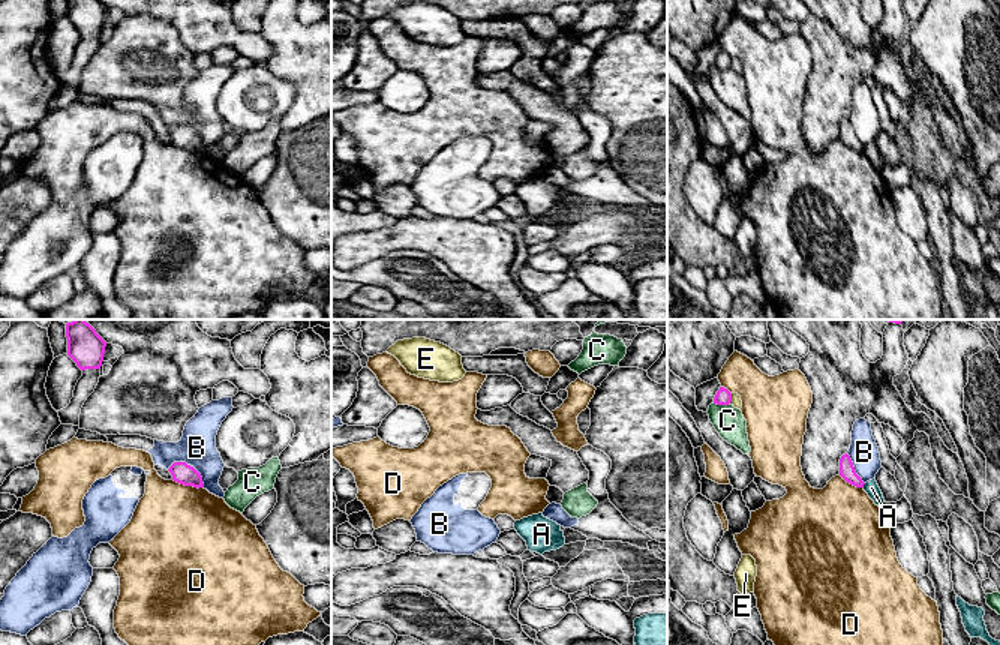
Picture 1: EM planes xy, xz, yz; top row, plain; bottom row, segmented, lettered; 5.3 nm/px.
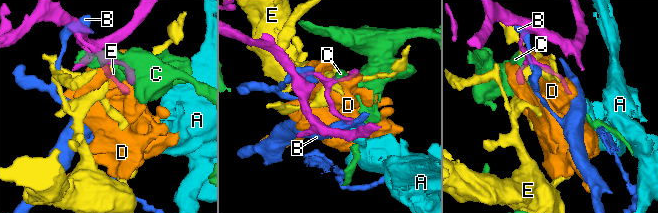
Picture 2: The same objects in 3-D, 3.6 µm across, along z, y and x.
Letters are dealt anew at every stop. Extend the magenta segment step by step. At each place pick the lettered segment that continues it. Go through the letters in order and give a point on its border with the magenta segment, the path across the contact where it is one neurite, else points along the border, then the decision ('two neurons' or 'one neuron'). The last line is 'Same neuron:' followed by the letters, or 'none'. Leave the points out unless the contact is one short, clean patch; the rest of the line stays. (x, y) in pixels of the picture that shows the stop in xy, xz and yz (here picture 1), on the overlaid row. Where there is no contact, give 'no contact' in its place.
A: yz (864, 483) | along yz (865, 483), (862, 486) | two neurons
B: xy (189, 465) | two neurons
C: yz (721, 404) | two neurons
D: xy (188, 485) | two neurons
E: yz (730, 398) | two neurons
Same neuron: none

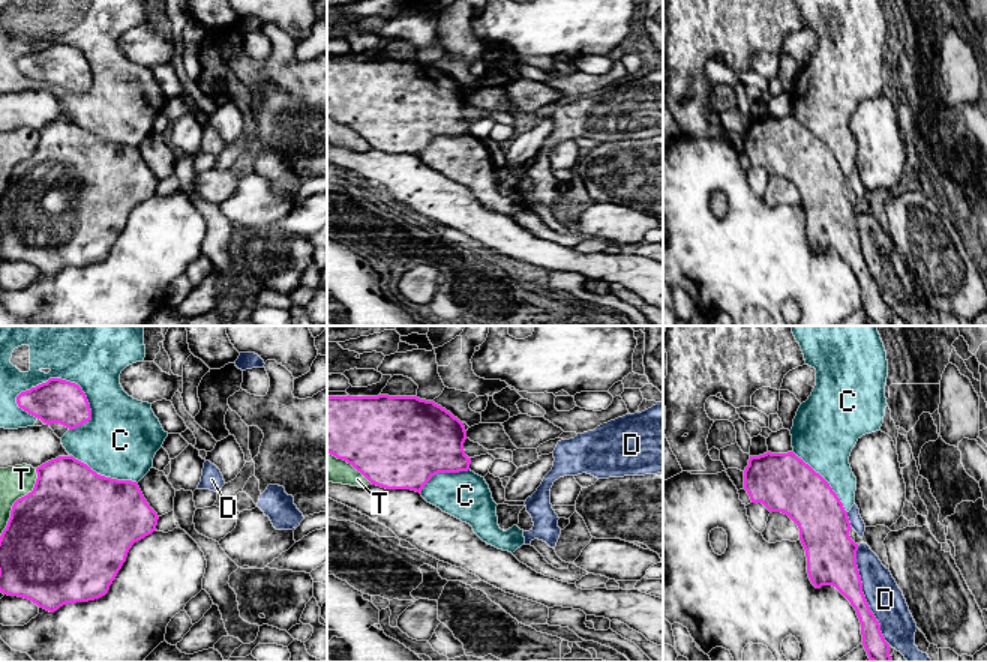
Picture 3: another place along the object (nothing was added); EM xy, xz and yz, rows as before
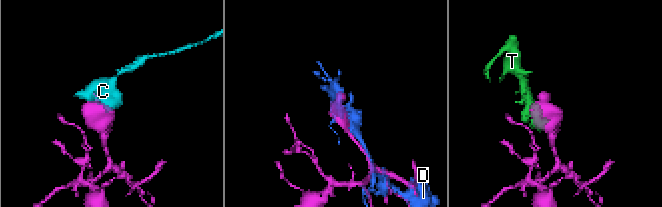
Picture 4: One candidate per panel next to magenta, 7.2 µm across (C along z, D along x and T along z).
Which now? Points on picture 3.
C: xy (60, 379) | two neurons
D: yz (863, 595) | two neurons
T: xy (17, 500) | two neurons
Same neuron: none

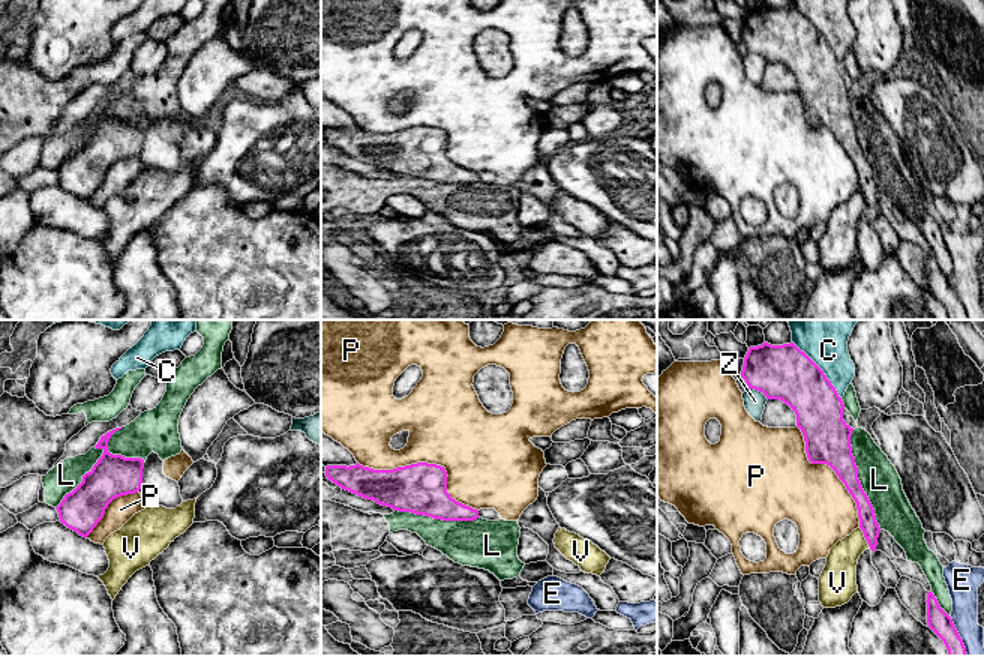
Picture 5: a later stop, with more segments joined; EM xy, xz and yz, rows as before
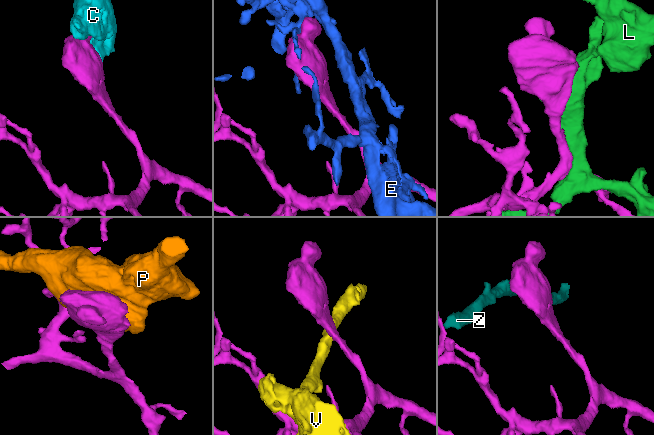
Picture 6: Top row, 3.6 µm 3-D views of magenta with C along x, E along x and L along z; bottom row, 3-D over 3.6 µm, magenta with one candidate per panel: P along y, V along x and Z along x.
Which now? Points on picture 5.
C: yz (821, 370) | two neurons
E: yz (959, 637) | two neurons
L: yz (858, 479) | two neurons
P: xz (426, 463) | two neurons
V: yz (864, 536) | two neurons
Z: yz (759, 391) | two neurons
Same neuron: none

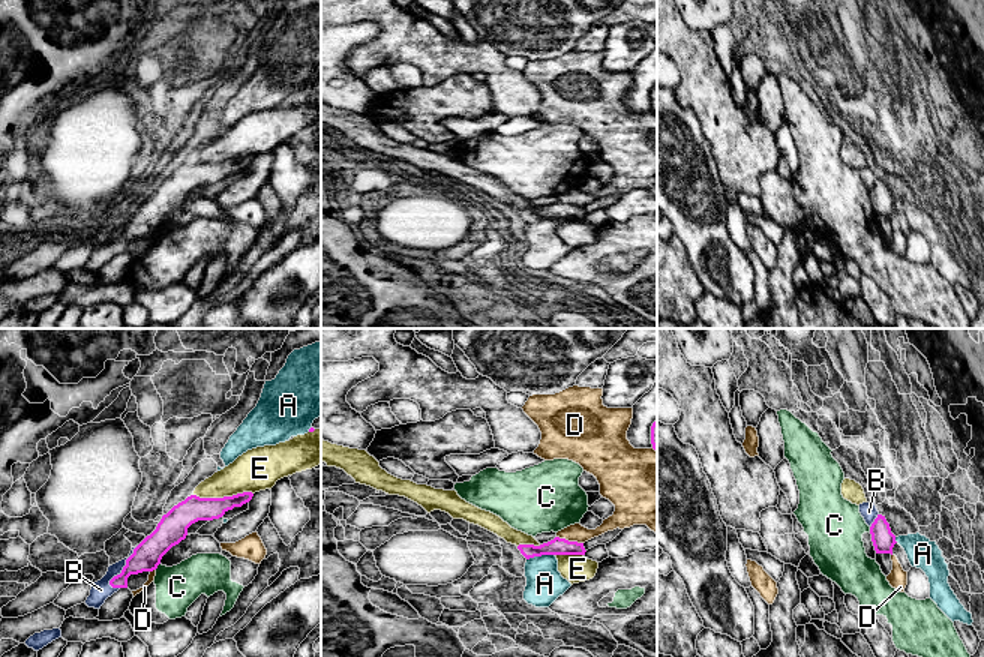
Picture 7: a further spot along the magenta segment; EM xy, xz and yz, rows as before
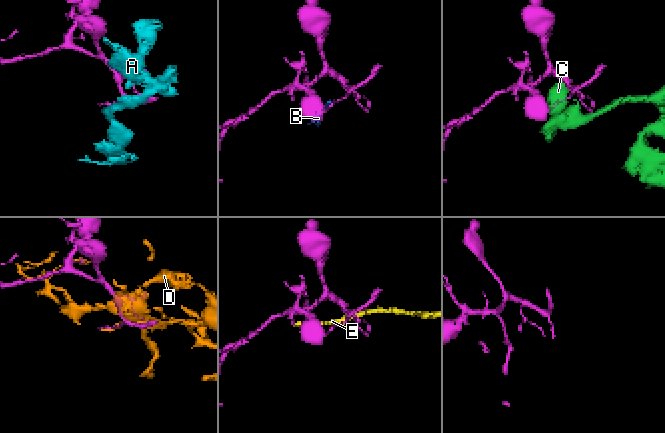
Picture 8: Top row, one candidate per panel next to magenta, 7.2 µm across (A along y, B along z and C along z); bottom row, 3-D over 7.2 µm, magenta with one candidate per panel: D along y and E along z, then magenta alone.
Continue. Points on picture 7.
A: xz (540, 555) | two neurons
B: xy (123, 567) | one neuron
C: xy (158, 564) | along xy (159, 563), (155, 569) | two neurons
D: xz (570, 542) | two neurons
E: xy (224, 497) | two neurons
Same neuron: B

